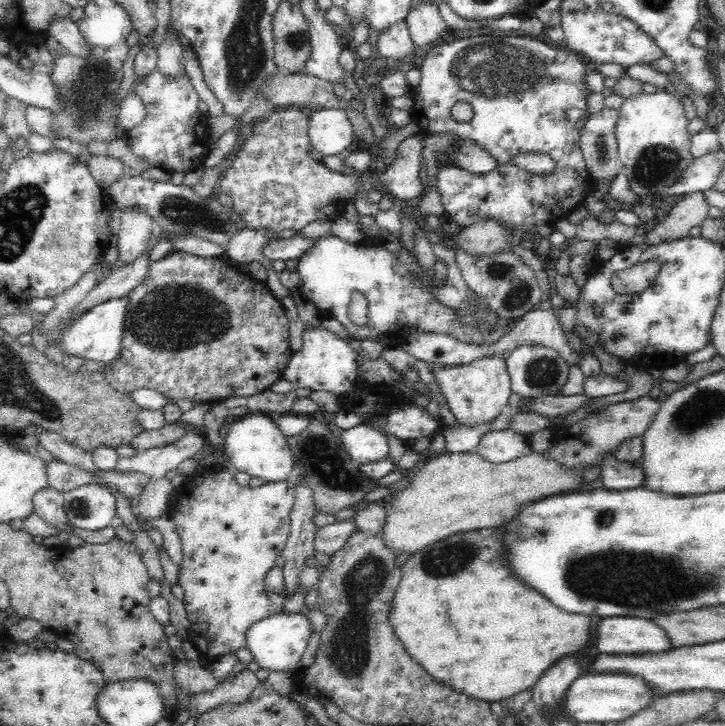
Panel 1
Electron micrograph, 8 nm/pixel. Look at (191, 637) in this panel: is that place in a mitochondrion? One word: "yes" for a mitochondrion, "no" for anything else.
no

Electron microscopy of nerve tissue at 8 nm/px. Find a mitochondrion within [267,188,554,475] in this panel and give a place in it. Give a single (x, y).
(517, 292)

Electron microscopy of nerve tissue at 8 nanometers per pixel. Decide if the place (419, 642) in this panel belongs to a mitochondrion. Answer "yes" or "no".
no

